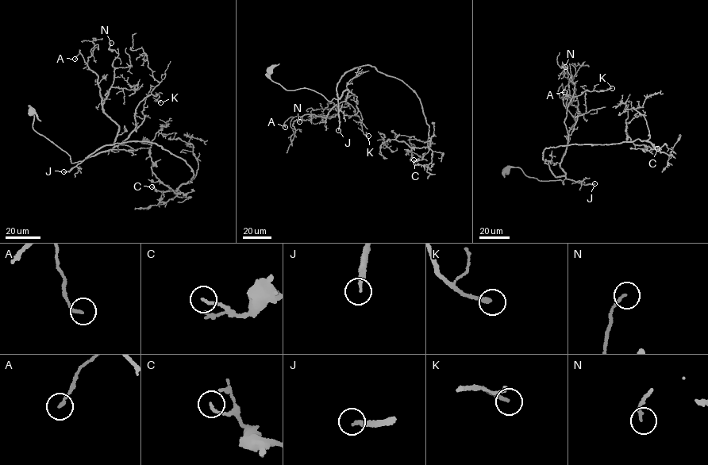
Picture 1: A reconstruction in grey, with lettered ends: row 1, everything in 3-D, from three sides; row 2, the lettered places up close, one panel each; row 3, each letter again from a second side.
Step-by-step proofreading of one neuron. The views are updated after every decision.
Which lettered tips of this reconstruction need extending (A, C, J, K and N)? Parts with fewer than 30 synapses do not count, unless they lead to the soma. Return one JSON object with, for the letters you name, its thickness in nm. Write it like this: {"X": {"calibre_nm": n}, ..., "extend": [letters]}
{"J": {"calibre_nm": 160}, "extend": ["J"]}

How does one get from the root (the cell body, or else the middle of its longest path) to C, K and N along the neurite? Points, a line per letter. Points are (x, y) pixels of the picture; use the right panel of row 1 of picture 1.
C: (505, 171), (517, 167), (563, 184), (565, 176), (554, 176), (543, 159), (546, 148), (637, 139), (657, 148)
K: (505, 171), (517, 167), (529, 177), (563, 184), (559, 164), (568, 140), (569, 103), (586, 90), (612, 88)
N: (505, 171), (517, 167), (529, 177), (563, 183), (565, 175), (559, 163), (577, 116), (570, 101), (565, 67)

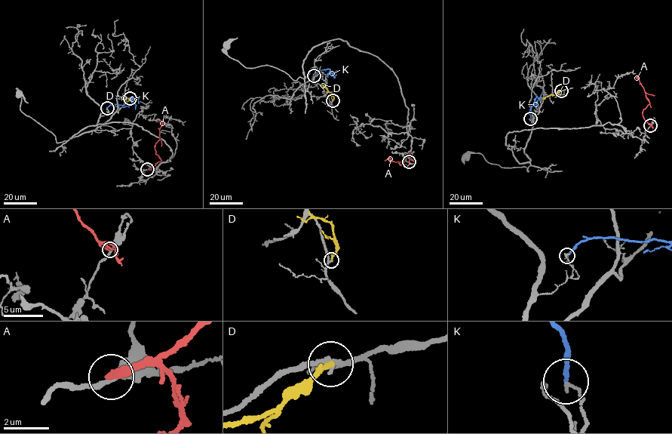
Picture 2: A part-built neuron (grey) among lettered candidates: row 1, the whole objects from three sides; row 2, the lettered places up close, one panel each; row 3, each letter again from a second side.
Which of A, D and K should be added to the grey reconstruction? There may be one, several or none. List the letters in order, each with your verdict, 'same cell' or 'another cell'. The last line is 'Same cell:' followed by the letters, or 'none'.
A: another cell
D: another cell
K: another cell
Same cell: none

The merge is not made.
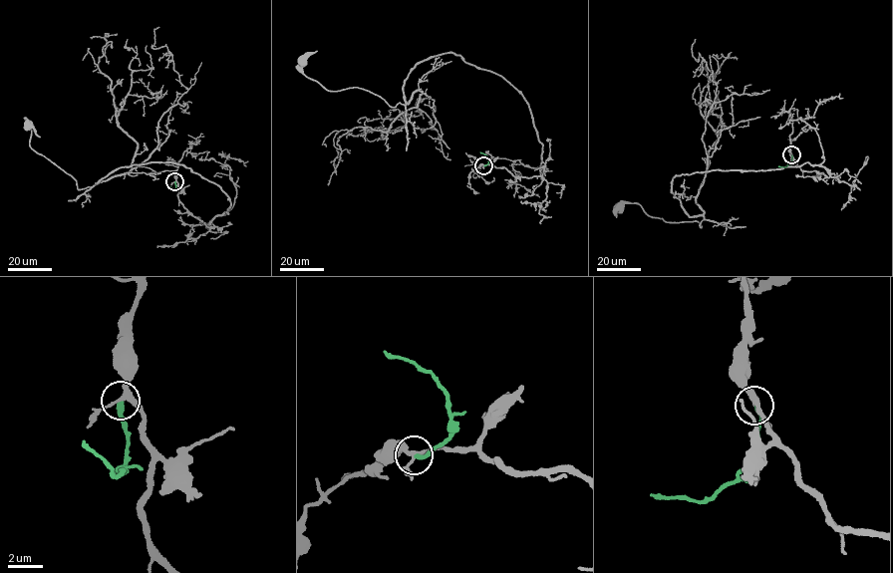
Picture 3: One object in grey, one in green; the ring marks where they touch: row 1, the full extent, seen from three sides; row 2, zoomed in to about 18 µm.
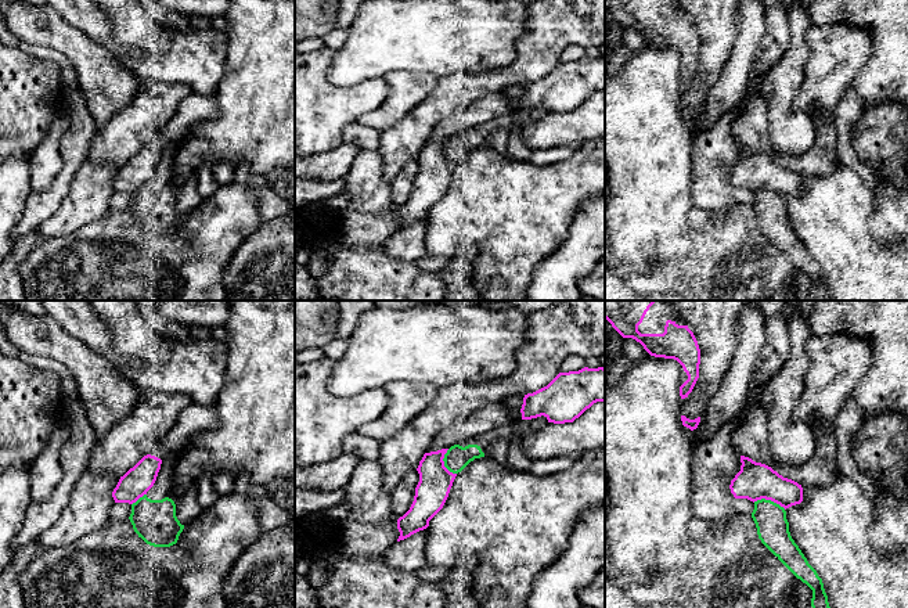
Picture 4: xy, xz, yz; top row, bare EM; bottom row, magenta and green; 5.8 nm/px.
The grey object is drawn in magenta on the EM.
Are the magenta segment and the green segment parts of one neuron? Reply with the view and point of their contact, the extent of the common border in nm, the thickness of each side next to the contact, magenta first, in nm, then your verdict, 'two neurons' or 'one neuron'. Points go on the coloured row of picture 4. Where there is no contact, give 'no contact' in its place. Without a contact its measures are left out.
yz (770, 499) | 200 nm | 220/190 nm | two neurons

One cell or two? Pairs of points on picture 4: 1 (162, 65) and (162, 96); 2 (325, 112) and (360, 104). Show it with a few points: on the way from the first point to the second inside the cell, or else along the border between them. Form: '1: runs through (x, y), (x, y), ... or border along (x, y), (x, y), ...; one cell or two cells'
1: border along (146, 79), (183, 82), (193, 92); two cells
2: runs through (334, 108), (352, 104); one cell

